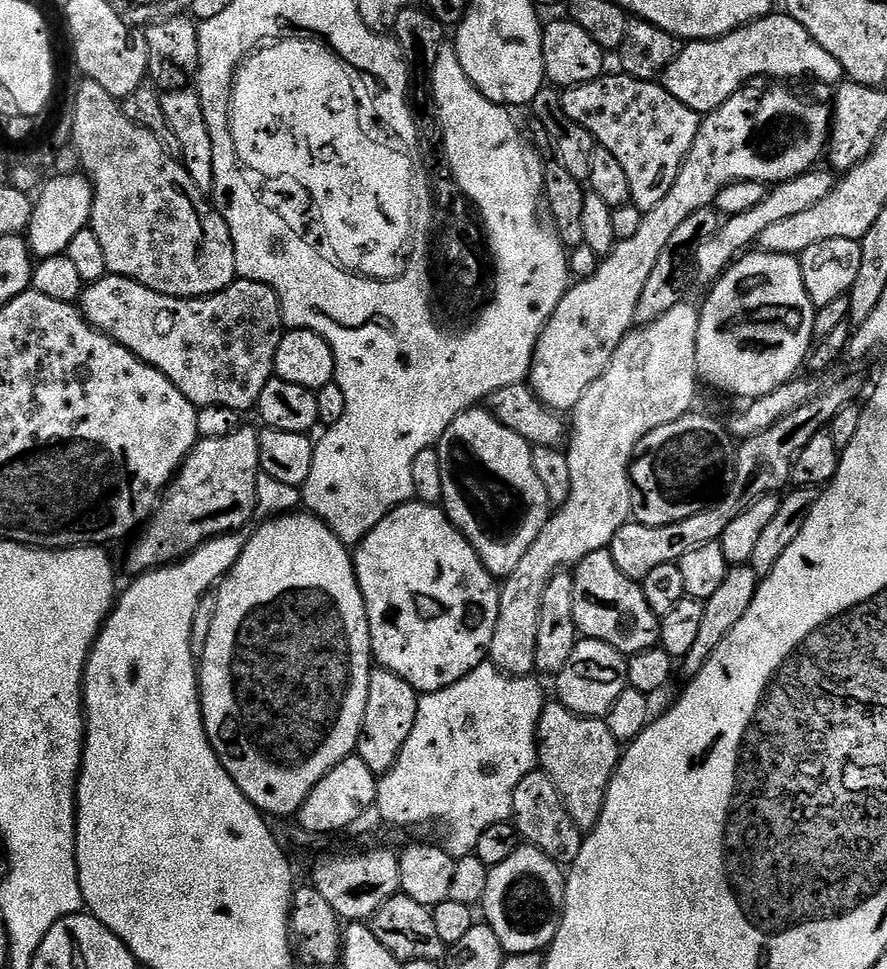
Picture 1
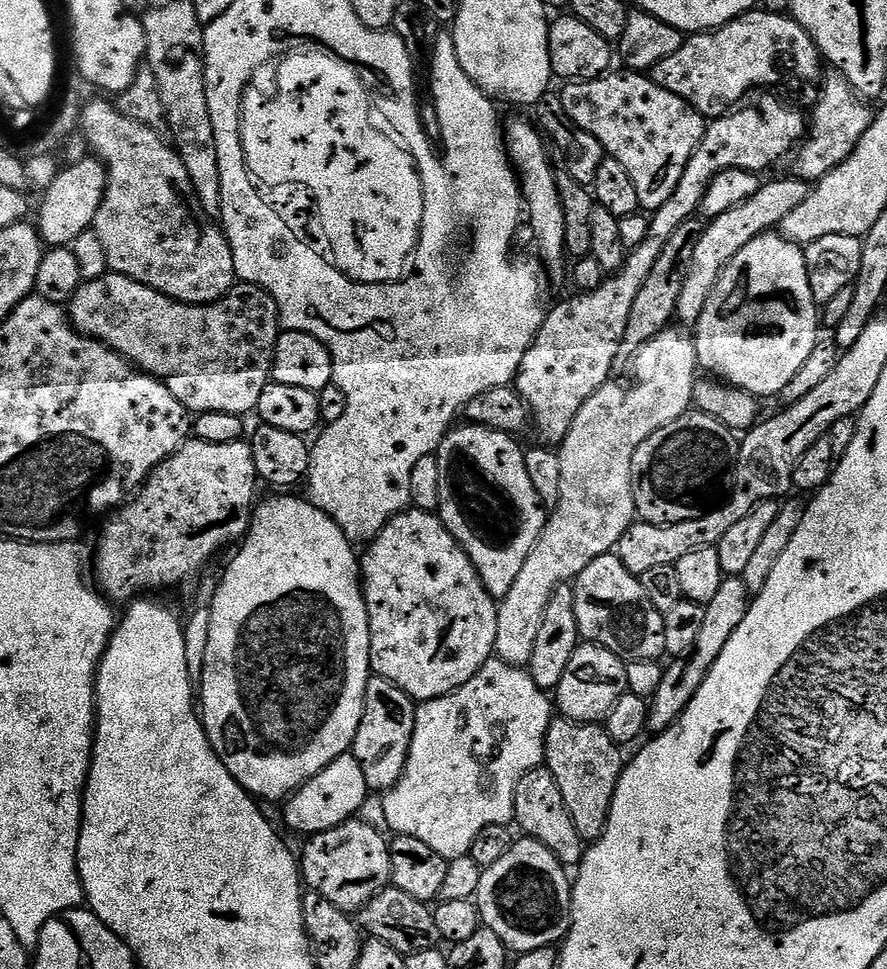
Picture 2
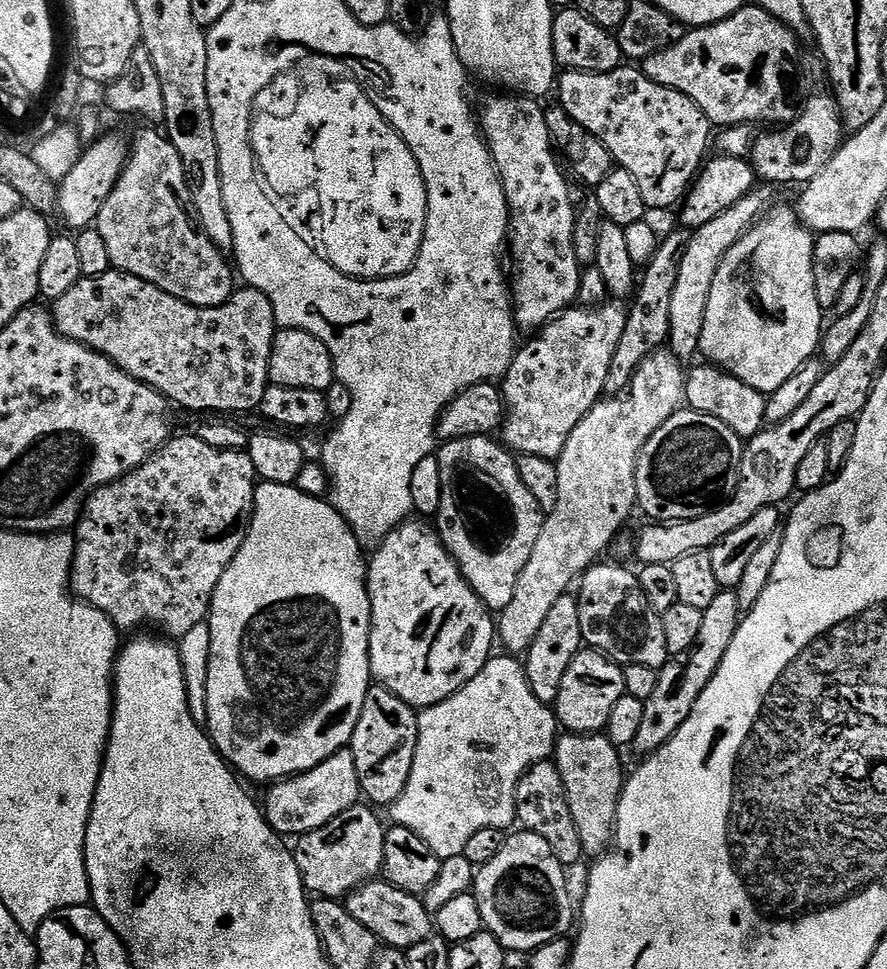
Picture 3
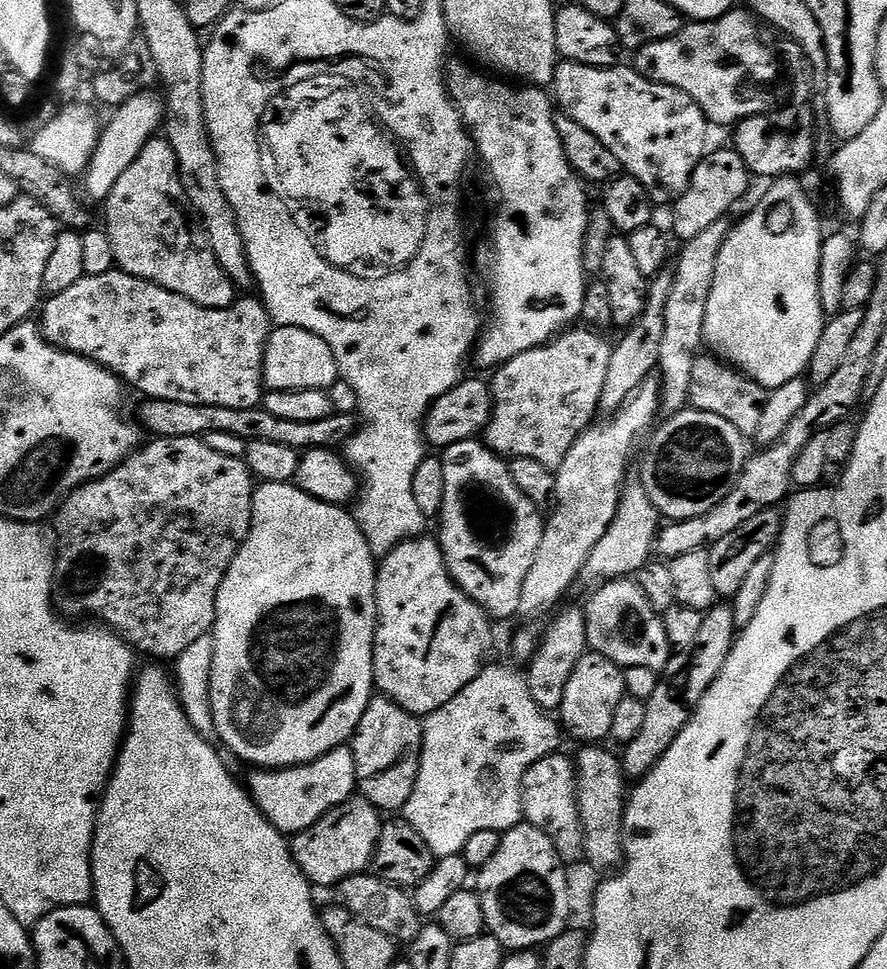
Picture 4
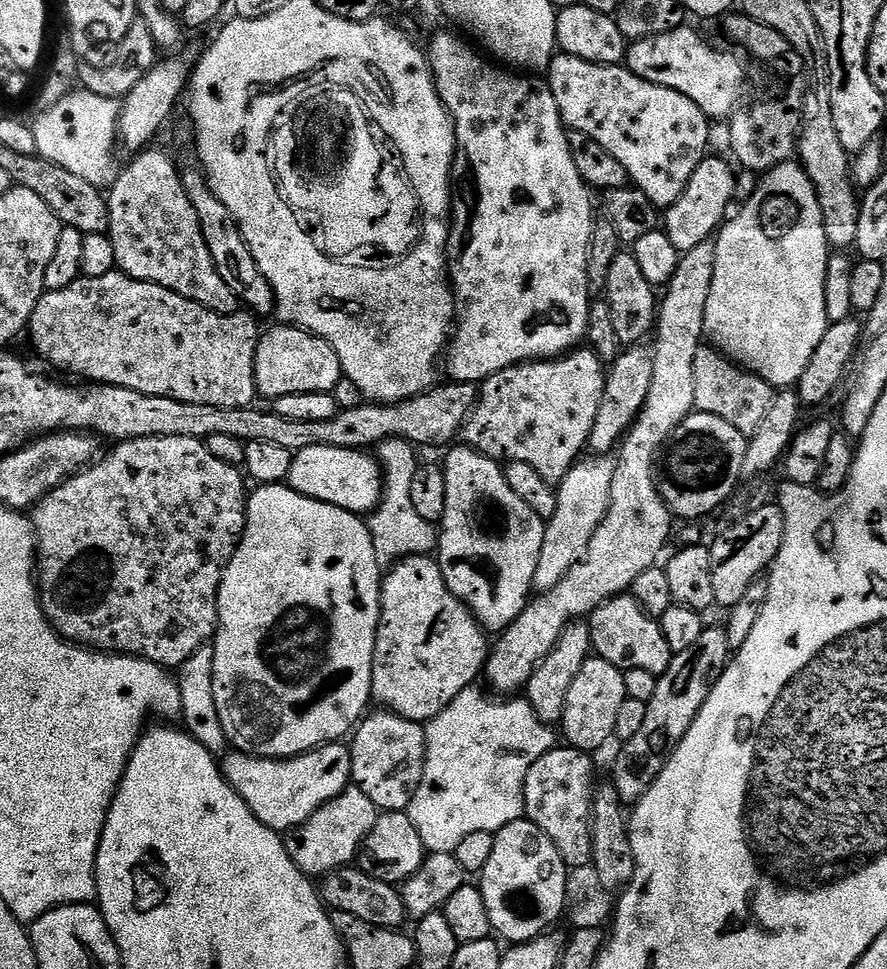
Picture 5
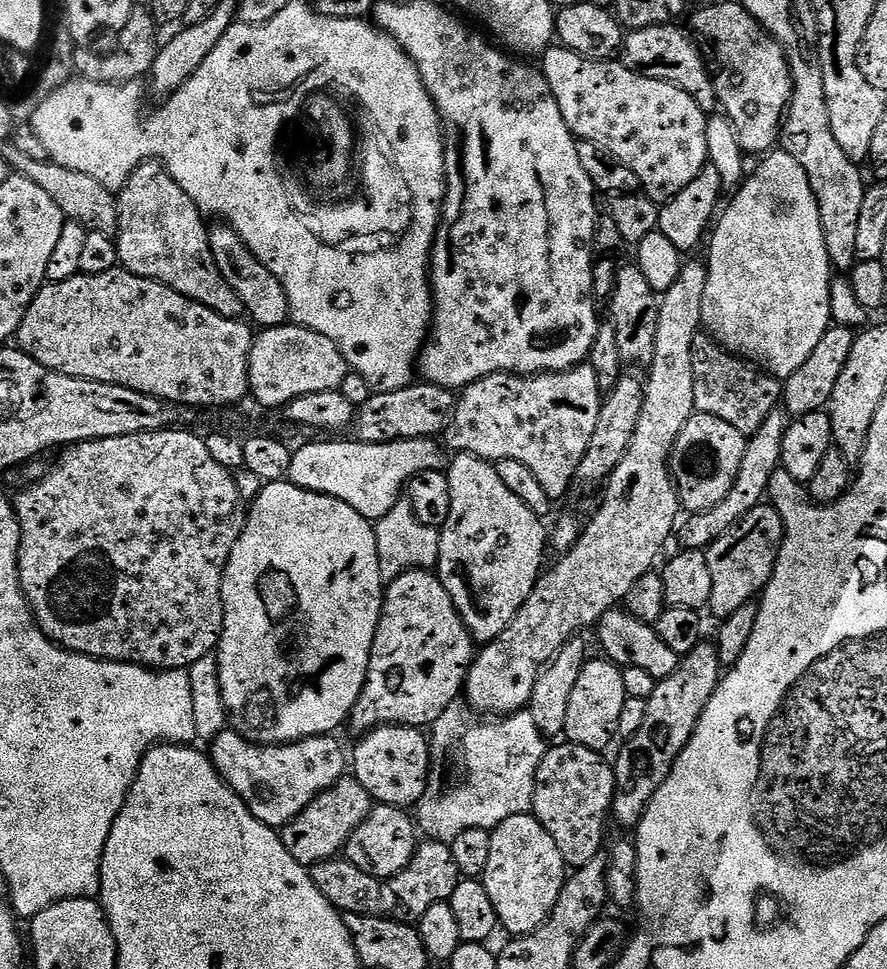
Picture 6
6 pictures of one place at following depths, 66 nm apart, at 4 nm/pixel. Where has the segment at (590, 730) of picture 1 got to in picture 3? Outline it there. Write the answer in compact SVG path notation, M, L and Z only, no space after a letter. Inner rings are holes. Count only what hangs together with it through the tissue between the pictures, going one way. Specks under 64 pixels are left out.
M565 733L557 739L554 763L563 780L584 856L590 860L603 856L615 841L618 802L626 779L620 756L621 751L601 733Z

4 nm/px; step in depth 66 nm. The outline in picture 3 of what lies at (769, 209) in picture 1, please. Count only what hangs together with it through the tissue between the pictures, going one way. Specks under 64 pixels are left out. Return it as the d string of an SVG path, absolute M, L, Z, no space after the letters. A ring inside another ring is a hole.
M757 186L751 192L738 198L730 210L722 210L718 218L706 222L706 226L692 232L690 246L686 246L686 254L682 258L682 266L678 270L678 283L674 286L674 295L670 302L670 334L667 347L676 355L677 360L688 362L697 355L702 326L706 322L706 302L710 302L710 286L714 286L714 278L718 274L718 266L722 266L722 258L736 245L756 224L757 220L777 203L777 189L772 186Z

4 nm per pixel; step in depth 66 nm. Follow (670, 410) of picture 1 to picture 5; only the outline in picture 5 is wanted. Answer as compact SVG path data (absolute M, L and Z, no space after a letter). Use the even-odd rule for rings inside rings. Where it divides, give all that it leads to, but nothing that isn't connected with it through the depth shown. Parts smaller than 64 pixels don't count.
M596 454L588 459L592 460L584 458L576 463L556 488L554 518L544 525L542 554L538 554L538 570L532 583L537 593L549 592L578 561L584 559L590 538L594 538L594 530L598 530L608 509L616 461L608 454Z

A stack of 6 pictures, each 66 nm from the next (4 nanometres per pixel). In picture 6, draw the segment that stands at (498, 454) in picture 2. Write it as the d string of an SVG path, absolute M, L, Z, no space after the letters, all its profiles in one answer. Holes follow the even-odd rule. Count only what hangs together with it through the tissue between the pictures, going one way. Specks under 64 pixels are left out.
M462 452L451 457L446 471L450 482L450 518L446 518L440 529L440 557L435 571L473 641L483 646L498 638L498 634L514 622L518 610L522 610L526 598L530 598L546 568L544 551L550 548L550 532L547 527L544 529L545 521L536 516L530 506L523 504L503 484L502 478L498 478L495 463Z

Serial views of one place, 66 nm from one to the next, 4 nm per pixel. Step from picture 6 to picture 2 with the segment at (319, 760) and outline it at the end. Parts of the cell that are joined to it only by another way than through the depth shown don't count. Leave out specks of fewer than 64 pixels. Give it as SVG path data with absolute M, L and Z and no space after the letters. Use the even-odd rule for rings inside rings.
M345 754L334 758L326 770L314 774L310 782L306 782L297 792L293 792L283 801L284 824L292 832L304 832L305 837L315 836L318 832L325 832L342 822L353 819L356 812L370 799L366 786L366 777L362 774L362 766L358 766L358 758Z

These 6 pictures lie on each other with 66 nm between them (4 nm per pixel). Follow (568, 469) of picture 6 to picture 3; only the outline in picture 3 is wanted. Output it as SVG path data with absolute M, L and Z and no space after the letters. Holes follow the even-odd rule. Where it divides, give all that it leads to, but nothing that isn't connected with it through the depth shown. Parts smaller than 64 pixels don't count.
M609 302L600 308L573 306L561 312L555 320L549 320L539 329L537 340L521 347L512 360L508 372L502 378L504 406L506 415L502 429L502 443L513 453L525 456L535 454L538 458L557 461L574 426L586 418L586 414L605 395L606 370L610 370L610 361L614 359L614 350L622 339L622 330L626 330L628 308L620 302Z

